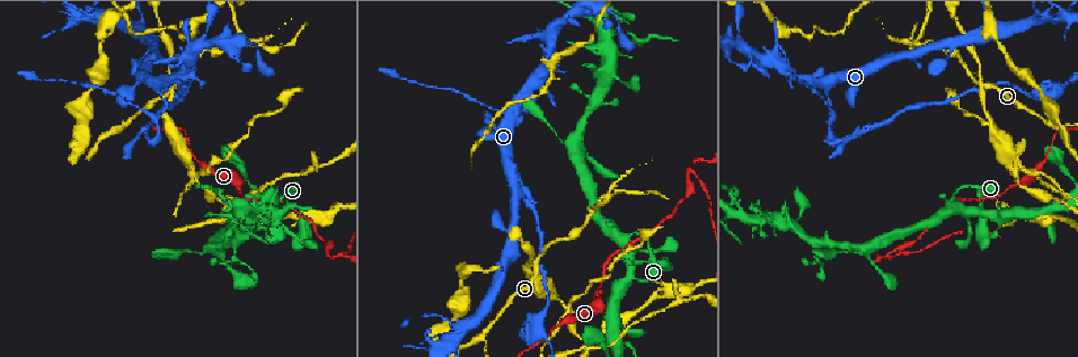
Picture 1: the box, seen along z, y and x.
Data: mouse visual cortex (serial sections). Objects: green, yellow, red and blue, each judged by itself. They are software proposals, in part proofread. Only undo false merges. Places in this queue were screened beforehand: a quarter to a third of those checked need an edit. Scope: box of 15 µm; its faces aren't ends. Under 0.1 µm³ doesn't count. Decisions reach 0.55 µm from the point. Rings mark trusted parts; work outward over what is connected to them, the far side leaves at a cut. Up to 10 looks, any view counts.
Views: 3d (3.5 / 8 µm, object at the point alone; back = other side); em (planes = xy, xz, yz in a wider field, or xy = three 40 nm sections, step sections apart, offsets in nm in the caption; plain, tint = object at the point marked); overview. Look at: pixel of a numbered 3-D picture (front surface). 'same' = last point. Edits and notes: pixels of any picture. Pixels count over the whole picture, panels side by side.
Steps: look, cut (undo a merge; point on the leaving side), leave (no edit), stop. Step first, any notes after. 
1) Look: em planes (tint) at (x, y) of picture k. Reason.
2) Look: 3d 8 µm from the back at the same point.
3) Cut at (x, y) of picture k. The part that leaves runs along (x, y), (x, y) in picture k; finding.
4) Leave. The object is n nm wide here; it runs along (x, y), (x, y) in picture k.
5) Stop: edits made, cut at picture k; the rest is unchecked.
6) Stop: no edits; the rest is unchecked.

Look: 3d 3.5 µm at (154, 118) of picture 1. Side arm on a straight run.

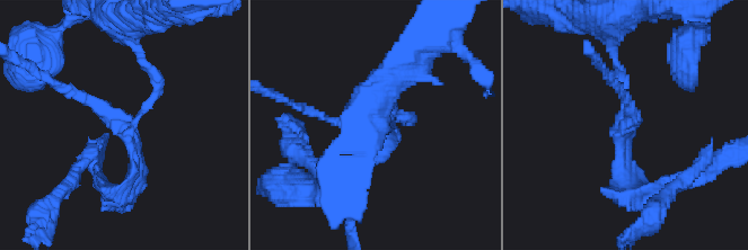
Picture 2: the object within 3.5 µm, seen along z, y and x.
Look: em planes (tint) at (126, 126) of picture 2. 3 arms meet here; the arms are 150, 150, 150 nm wide.

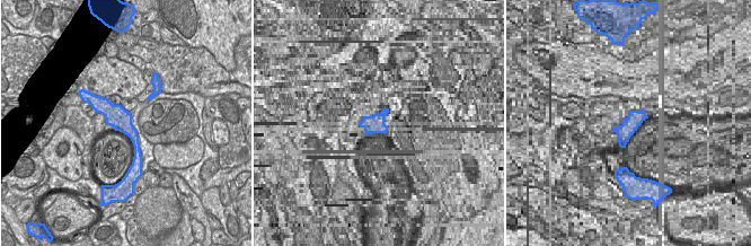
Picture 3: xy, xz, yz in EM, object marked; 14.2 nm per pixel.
Cut at (616, 176) of picture 2. The part that leaves runs along (622, 126), (627, 188), (662, 192) in picture 2; a second cell is stuck on.

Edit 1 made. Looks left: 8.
Look: 3d 3.5 µm from the back at (1056, 126) of picture 1. Arms part here.

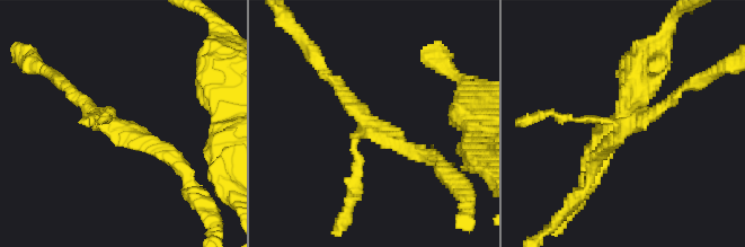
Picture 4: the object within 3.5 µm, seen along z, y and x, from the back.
Look: em xy step 2 (tint) at (628, 123) of picture 4. 3 arms meet here; the arms are 150, 150, 200 nm wide; shape alone is not enough.

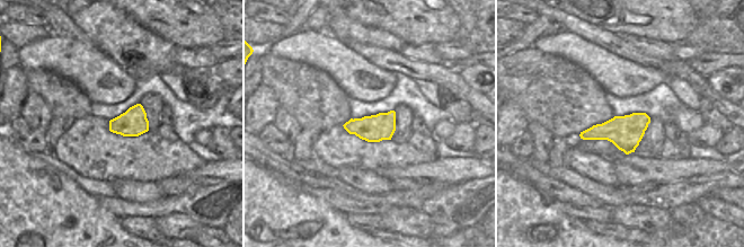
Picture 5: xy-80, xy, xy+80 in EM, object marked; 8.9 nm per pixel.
Leave. It runs along (324, 71), (379, 135), (420, 155) in picture 4; continuous, no second cell.

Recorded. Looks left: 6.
Look: 3d 3.5 µm at (982, 83) of picture 1. Sharp bend.

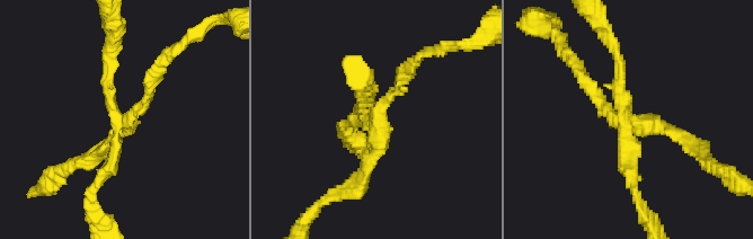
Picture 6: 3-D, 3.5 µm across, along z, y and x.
Look: em xy step 2 (tint) at (625, 122) of picture 6. 4 arms meet here; the arms are 150, 150, 150, 200 nm wide.

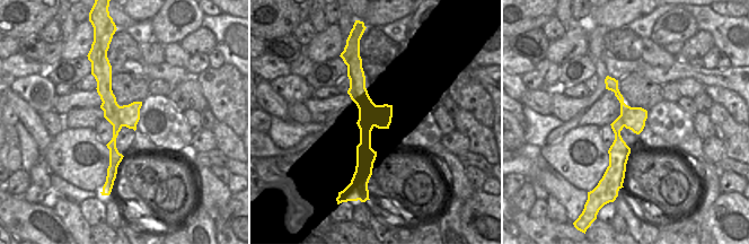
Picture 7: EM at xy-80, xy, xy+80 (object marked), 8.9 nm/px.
Look: em planes (tint) at the same point.

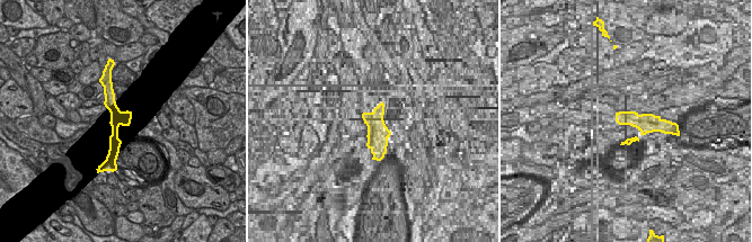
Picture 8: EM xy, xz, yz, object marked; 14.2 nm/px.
Cut at (620, 80) of picture 6. The object is 240 nm wide here; the part that leaves runs along (625, 124), (634, 193), (648, 221) in picture 6; a second cell is stuck on.

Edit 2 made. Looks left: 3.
Look: 3d 3.5 µm at (626, 240) of picture 1.

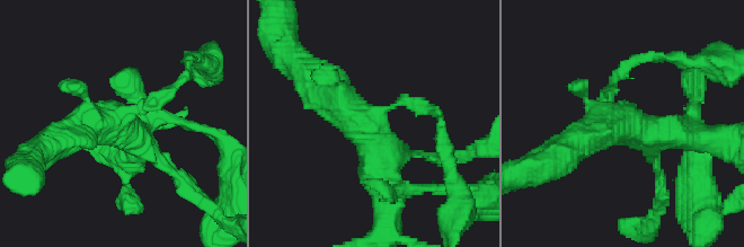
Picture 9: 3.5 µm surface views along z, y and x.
Look: em xy step 5 (tint) at (624, 119) of picture 9. Shape alone is not enough.

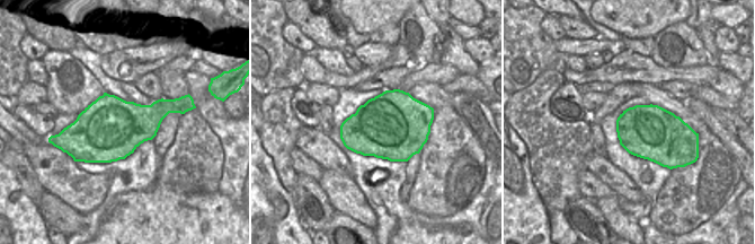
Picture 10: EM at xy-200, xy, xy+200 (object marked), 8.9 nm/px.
Leave. The object is 600 nm wide here; it runs along (178, 84), (144, 108), (61, 139) in picture 9; all the same cell.

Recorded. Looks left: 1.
Stop: edits made, cut at picture 2, cut at picture 6; the rest is unchecked.

